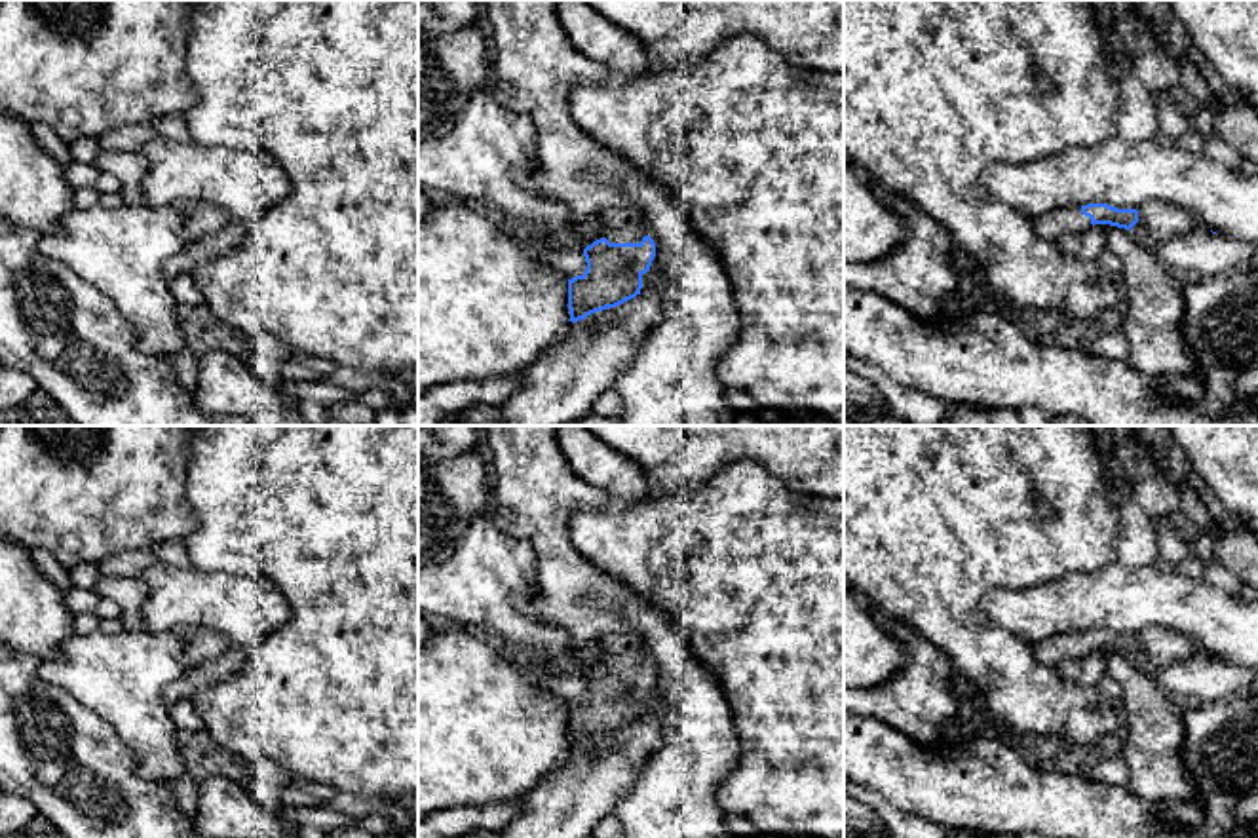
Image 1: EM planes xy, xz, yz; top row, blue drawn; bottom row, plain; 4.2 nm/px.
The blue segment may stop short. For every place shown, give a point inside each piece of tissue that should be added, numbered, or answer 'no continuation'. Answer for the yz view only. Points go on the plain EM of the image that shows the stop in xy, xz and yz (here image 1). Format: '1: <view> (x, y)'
1: yz (1053, 650)

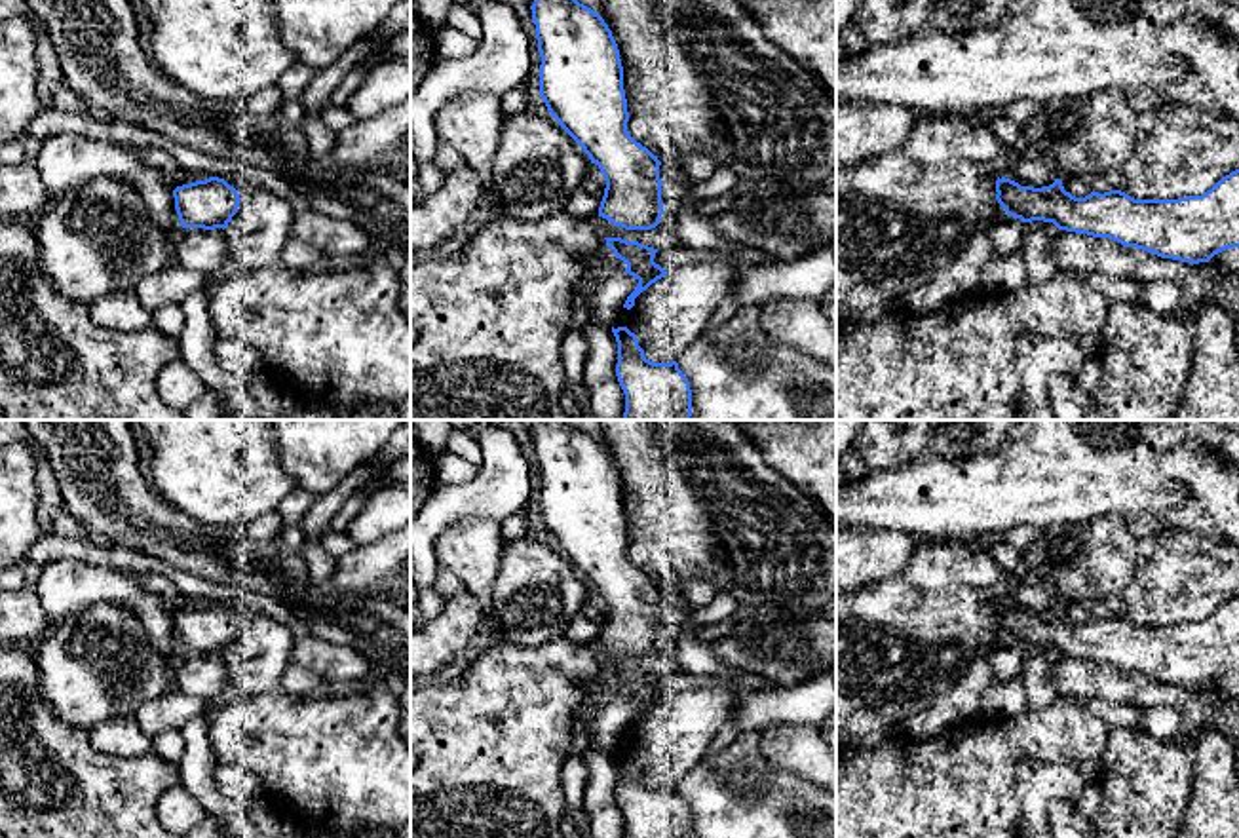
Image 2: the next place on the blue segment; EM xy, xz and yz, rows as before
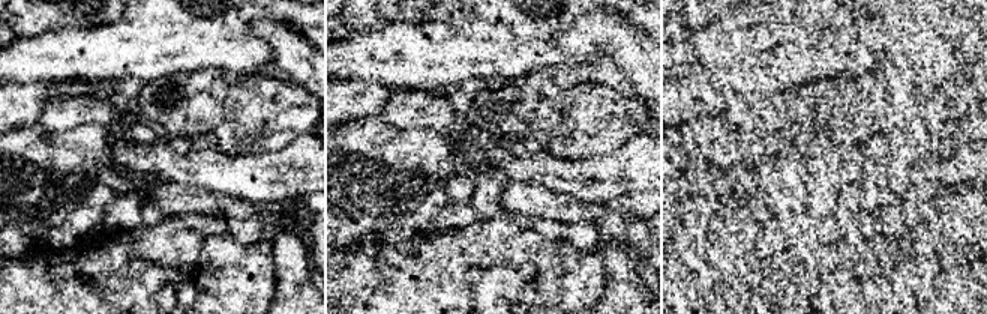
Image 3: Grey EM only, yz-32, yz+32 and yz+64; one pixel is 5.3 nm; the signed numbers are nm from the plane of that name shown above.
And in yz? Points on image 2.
no continuation

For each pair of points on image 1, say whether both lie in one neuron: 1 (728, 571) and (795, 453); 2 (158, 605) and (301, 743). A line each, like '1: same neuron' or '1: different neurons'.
1: different neurons
2: different neurons

